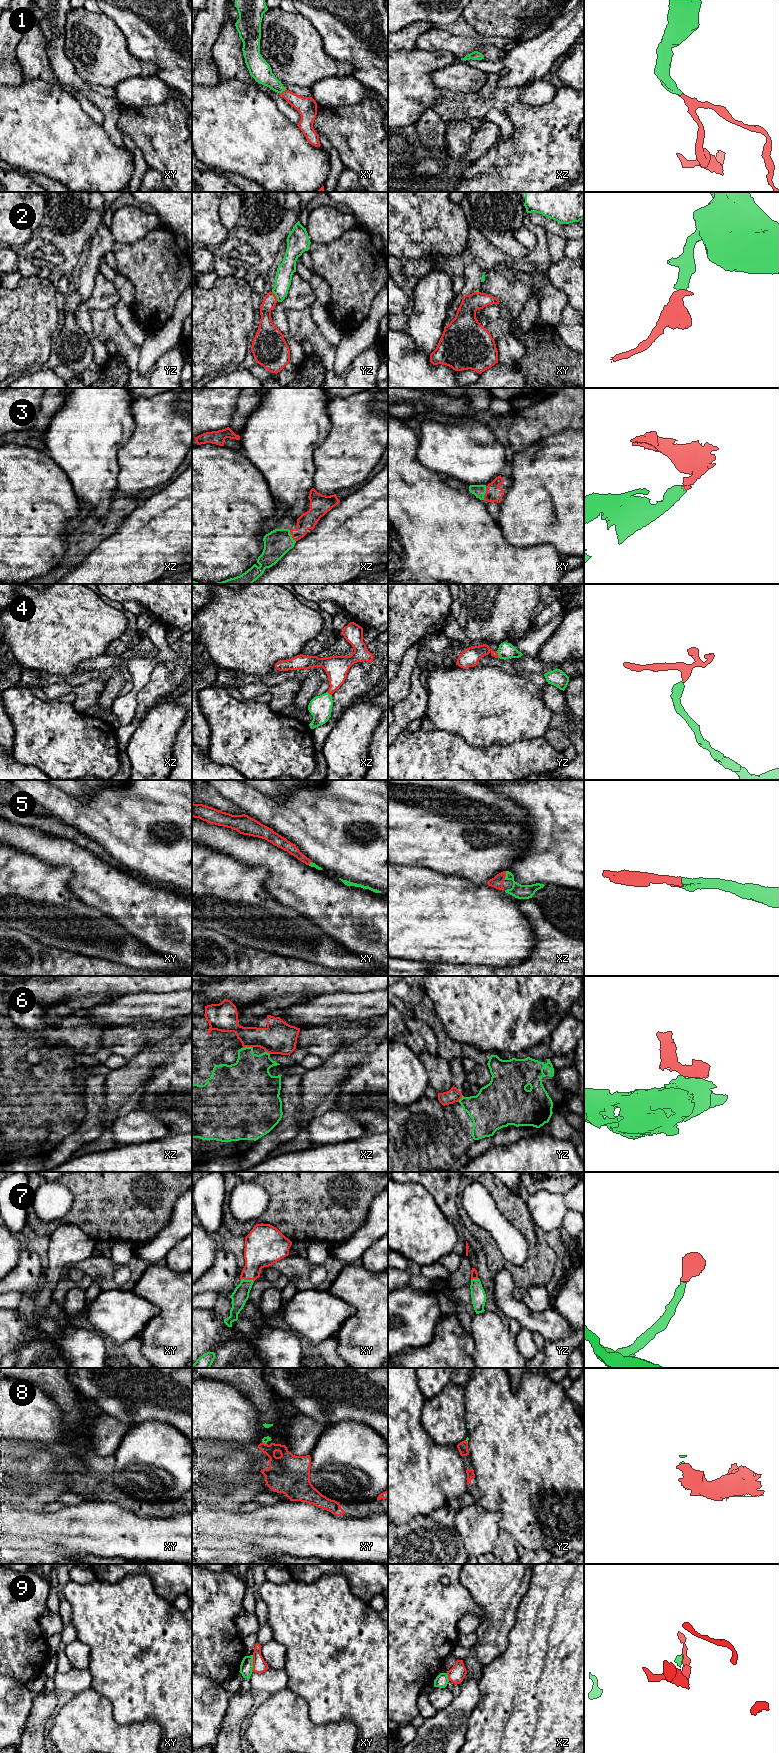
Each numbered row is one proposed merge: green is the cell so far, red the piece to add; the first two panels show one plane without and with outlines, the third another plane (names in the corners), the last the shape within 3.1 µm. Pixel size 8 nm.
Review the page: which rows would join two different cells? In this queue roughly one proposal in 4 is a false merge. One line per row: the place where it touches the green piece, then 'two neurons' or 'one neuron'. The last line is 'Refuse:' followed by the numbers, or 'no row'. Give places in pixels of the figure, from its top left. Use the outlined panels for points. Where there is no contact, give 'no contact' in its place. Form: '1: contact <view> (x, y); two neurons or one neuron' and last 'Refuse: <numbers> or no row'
1: contact xy (282, 91); one neuron
2: contact yz (275, 295); two neurons
3: contact xz (291, 536); one neuron
4: contact yz (498, 654); one neuron
5: contact xz (506, 875); one neuron
6: contact xz (247, 1047); two neurons
7: contact xy (247, 1280); one neuron
8: contact xy (264, 1442); two neurons
9: contact xy (252, 1663); two neurons
Refuse: 2, 6, 8, 9

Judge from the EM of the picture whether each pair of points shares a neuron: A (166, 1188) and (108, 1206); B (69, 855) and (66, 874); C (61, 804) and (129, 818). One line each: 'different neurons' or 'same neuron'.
A: same neuron
B: different neurons
C: same neuron

